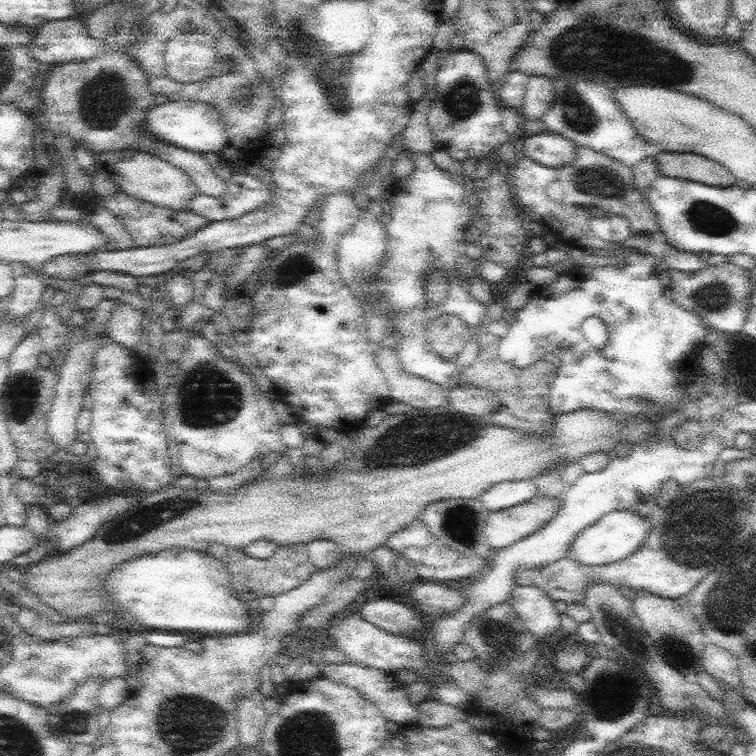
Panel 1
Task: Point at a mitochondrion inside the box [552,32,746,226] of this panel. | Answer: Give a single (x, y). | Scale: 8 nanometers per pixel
(599, 184)

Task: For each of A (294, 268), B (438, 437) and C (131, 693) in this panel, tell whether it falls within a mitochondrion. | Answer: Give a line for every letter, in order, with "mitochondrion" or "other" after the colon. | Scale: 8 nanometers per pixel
A: mitochondrion
B: mitochondrion
C: other

